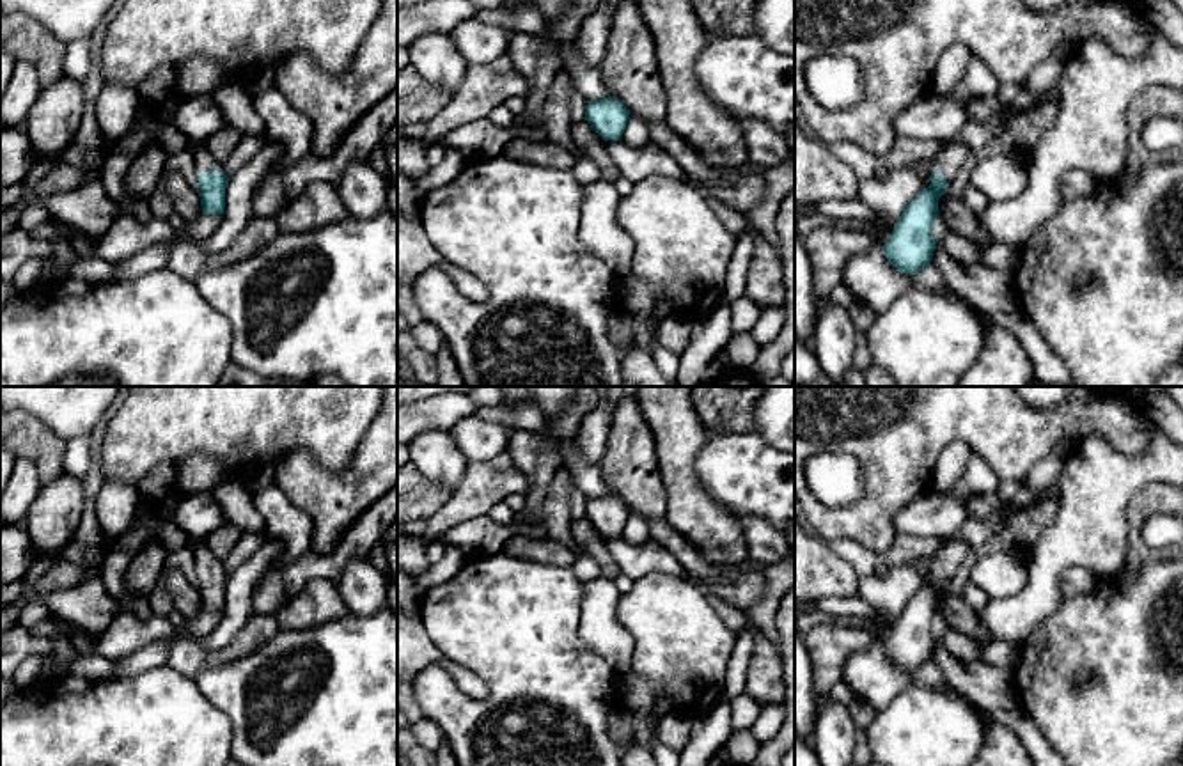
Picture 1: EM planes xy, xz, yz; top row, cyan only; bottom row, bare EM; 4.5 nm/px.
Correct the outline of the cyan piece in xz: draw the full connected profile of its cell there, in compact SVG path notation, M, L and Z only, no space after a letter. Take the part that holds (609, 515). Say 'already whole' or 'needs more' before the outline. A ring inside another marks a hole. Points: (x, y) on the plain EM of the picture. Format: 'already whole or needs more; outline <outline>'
already whole; outline M617 495L587 498L585 518L605 539L621 537L628 516L630 509Z

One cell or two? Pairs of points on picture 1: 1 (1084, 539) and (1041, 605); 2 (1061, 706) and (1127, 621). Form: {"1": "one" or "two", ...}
{"1": "one", "2": "one"}

